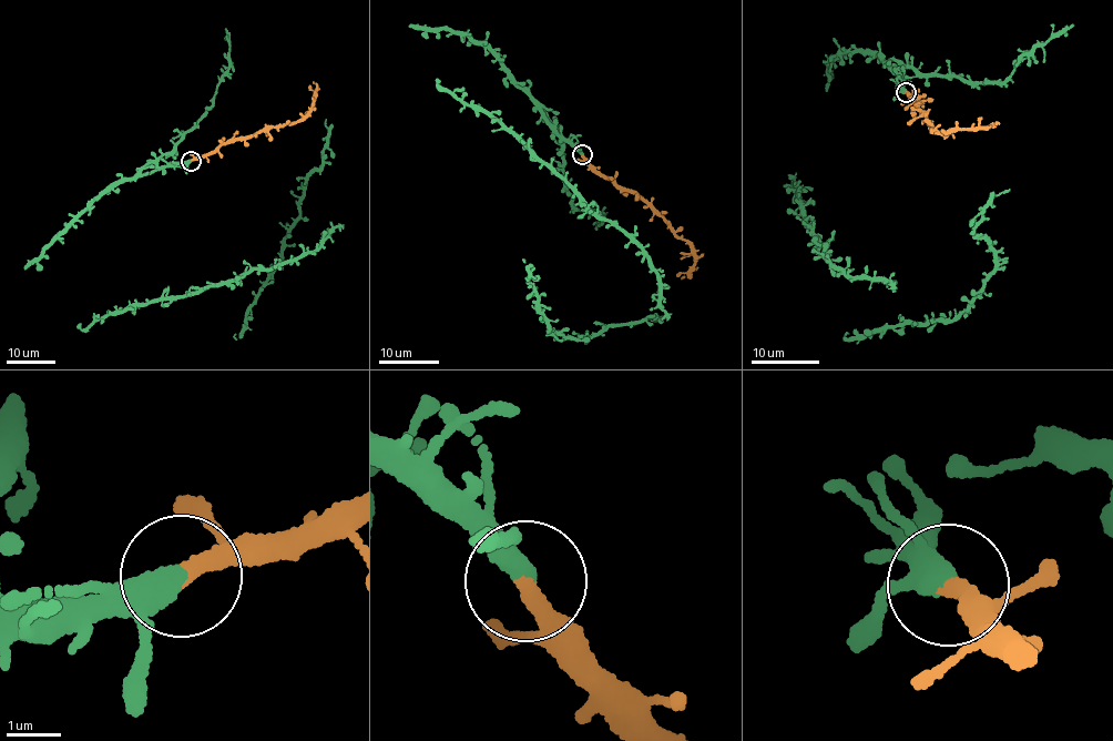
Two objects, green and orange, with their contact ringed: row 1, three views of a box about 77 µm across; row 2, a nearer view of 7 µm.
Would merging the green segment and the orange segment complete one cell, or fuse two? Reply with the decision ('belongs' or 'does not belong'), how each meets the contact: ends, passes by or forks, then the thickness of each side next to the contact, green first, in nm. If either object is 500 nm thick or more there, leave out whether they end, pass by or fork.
belongs | green ends | orange ends | 460/360 nm

